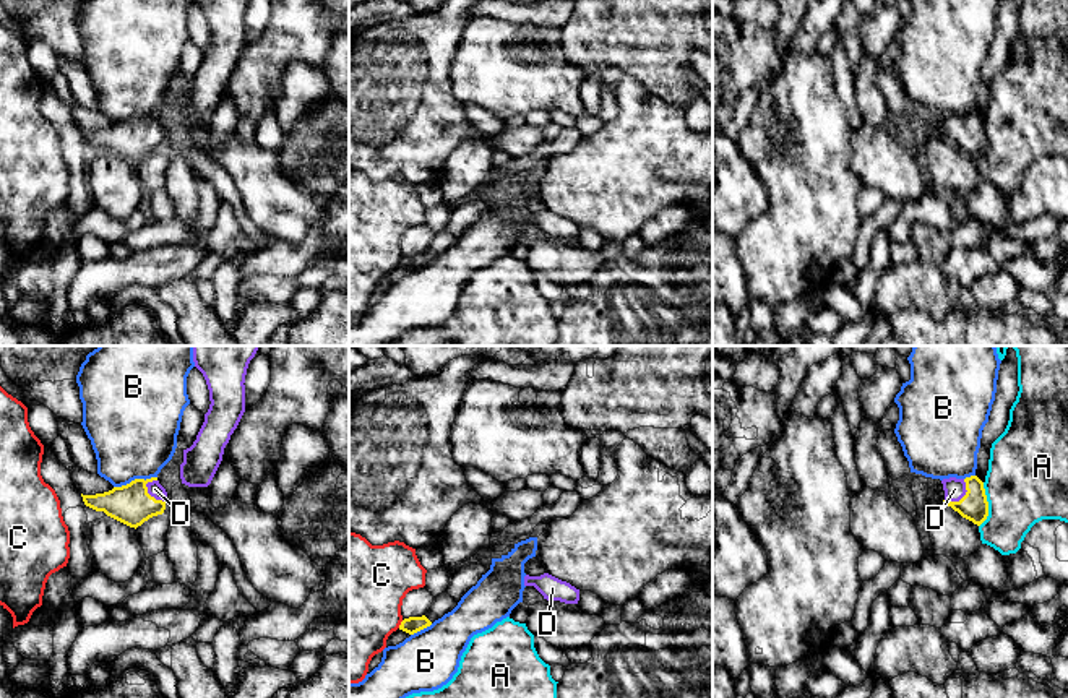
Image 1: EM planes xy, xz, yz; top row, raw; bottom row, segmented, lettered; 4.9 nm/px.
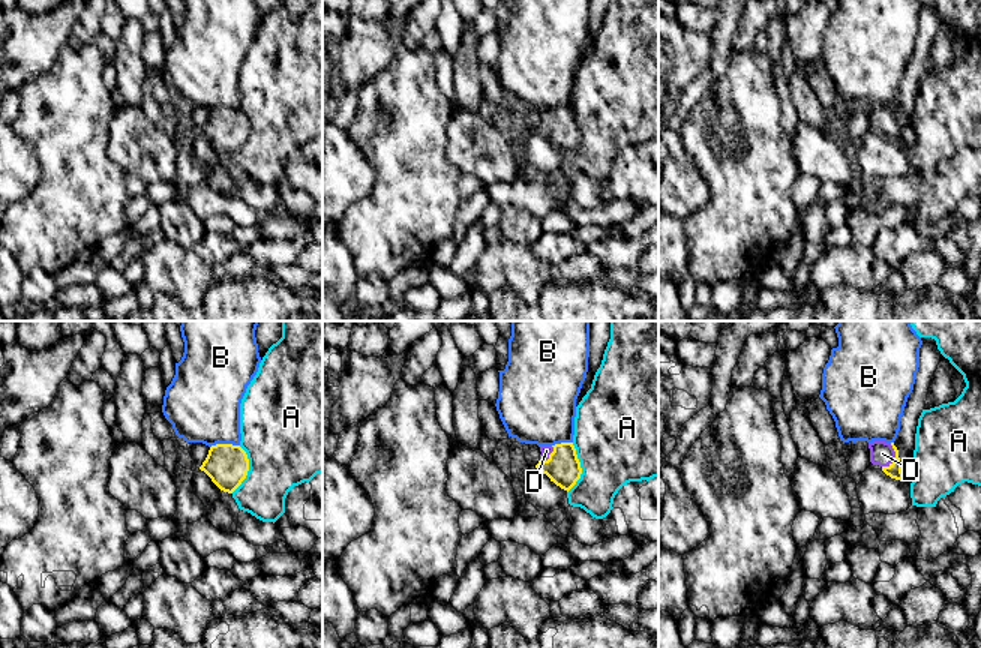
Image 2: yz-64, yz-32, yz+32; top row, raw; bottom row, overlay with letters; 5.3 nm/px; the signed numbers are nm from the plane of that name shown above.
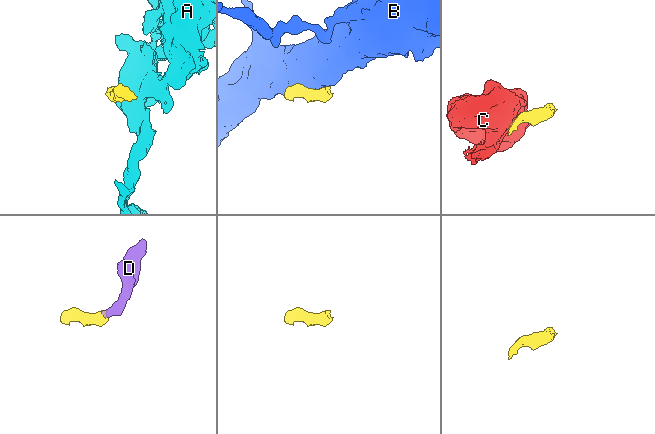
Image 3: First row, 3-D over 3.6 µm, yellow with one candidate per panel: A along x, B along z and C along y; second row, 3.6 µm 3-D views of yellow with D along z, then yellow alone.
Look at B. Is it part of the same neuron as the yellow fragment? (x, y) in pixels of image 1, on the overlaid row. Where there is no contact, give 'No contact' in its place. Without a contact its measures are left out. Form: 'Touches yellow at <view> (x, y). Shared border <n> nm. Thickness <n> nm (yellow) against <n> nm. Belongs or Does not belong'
Touches yellow at xy (135, 479). Shared border 220 nm. Thickness 200 nm (yellow) against 440 nm. Does not belong

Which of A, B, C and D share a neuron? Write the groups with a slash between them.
A / B / C / D

